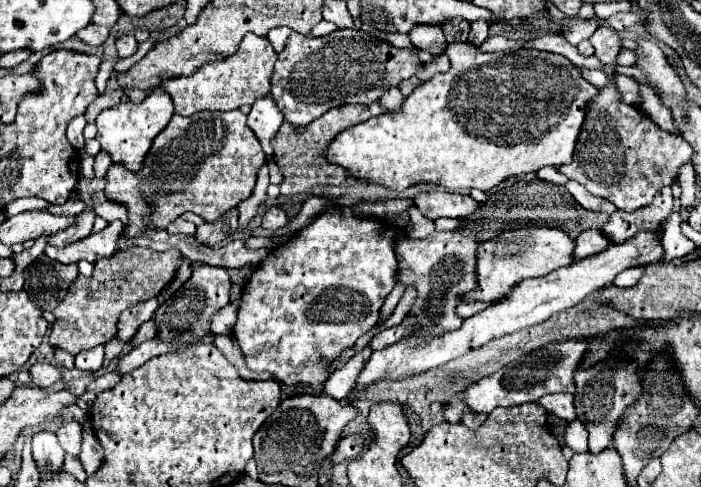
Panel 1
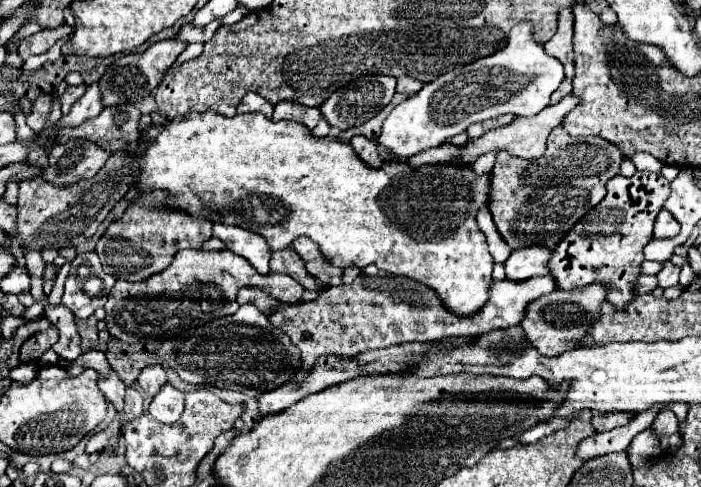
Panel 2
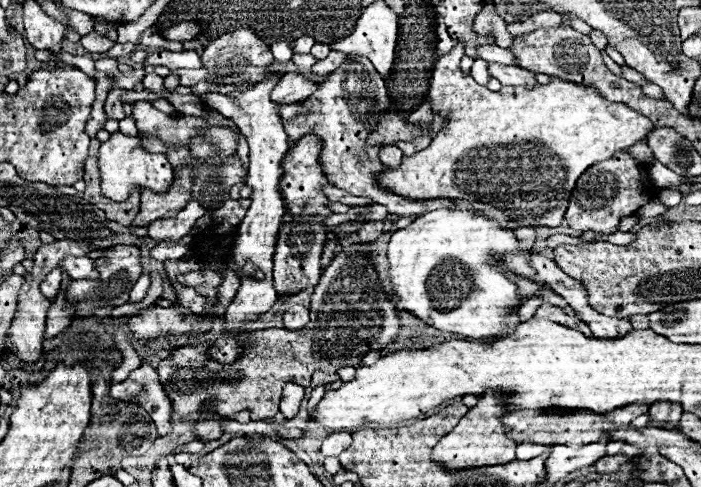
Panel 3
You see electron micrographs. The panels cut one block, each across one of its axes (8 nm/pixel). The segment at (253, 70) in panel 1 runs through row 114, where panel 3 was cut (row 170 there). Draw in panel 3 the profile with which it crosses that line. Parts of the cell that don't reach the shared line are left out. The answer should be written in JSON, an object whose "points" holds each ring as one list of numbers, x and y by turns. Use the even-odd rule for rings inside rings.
{"points":[[190,166,180,170,180,176,174,178,170,188,164,194,154,194,152,190,142,190,142,200,140,200,140,212,132,220,132,228,138,226,150,226,150,222,158,218,170,218,178,210,186,206,190,200]]}

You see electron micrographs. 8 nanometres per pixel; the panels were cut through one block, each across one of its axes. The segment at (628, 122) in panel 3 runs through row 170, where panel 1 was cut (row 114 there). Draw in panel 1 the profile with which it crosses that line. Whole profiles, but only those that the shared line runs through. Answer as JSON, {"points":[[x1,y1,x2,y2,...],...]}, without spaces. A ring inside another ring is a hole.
{"points":[[470,42,448,44,450,70,420,84,398,112,384,112,362,124,346,128,328,146,324,158,348,170,356,180,390,190,414,184,434,184,457,193,478,188,490,190,510,176,538,172,544,166,570,164,584,108,596,88,582,80,580,68,560,54,520,48,518,52,478,52]]}

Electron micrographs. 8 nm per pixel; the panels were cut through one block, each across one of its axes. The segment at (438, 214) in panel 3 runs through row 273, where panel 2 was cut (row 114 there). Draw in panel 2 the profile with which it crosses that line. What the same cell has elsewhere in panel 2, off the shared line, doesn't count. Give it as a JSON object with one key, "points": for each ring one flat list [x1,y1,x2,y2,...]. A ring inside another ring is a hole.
{"points":[[522,22,512,28,508,46,500,52,438,76,434,82,424,84,420,92,398,104,384,120,378,144,394,158,406,160,422,150,444,144,448,138,464,132,474,122,502,114,534,116,538,110,550,104,550,96,562,80,562,62,548,56,544,48,534,42,532,24]]}

